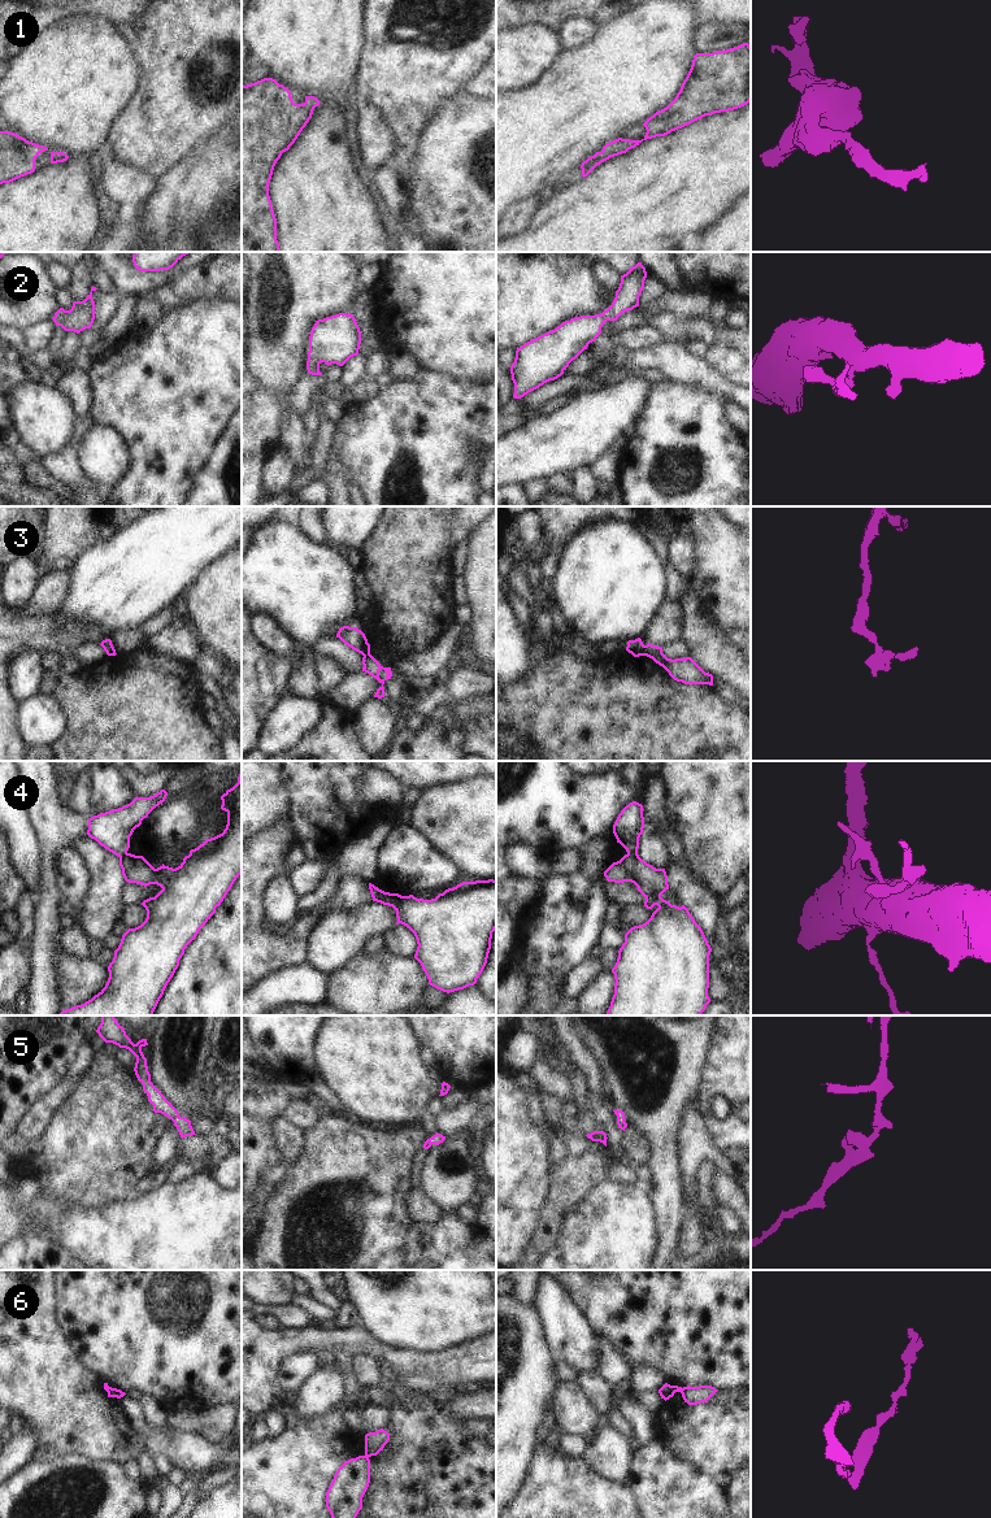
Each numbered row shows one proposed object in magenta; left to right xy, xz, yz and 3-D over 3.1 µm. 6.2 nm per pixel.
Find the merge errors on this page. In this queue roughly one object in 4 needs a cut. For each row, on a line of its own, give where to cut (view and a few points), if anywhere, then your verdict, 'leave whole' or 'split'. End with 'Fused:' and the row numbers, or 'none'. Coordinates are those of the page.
1: cut none; leave whole
2: cut none; leave whole
3: cut yz (646, 646), (642, 655); split
4: cut xz (378, 890), (379, 901); split
5: cut none; leave whole
6: cut yz (681, 1388), (682, 1392); split
Fused: 3, 4, 6

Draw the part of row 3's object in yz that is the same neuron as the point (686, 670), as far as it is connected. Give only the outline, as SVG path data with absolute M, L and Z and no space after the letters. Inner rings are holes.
M647 644L643 656L652 658L656 664L662 666L669 675L684 684L709 684L713 686L713 675L705 673L691 657L686 658L668 658L662 653L662 648Z

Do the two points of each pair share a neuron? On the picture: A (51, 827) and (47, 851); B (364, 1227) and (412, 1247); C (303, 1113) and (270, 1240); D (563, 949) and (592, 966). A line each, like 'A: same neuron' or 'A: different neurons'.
A: same neuron
B: different neurons
C: different neurons
D: different neurons

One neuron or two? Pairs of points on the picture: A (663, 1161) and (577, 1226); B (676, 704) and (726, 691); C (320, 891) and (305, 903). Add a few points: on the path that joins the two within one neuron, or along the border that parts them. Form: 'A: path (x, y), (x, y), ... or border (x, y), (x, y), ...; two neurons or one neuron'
A: border (646, 1186), (656, 1214); two neurons
B: border (712, 687), (724, 699), (737, 703); two neurons
C: path (316, 895), (309, 901); one neuron

